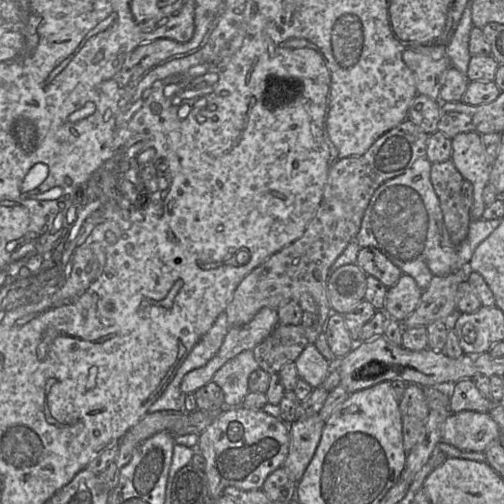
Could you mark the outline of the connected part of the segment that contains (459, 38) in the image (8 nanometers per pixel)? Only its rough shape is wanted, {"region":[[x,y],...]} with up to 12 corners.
{"region":[[467,5],[446,47],[451,67],[464,75],[473,27]]}

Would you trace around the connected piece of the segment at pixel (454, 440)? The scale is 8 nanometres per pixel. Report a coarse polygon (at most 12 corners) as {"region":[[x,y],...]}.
{"region":[[451,413],[442,442],[484,452],[498,440],[489,413]]}

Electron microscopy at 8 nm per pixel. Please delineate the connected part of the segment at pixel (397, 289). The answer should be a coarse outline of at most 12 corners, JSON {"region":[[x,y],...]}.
{"region":[[403,274],[388,288],[383,310],[402,322],[416,309],[422,293]]}

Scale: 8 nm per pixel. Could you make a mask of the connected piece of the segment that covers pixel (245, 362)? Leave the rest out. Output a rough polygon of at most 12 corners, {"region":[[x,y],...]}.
{"region":[[253,350],[227,361],[213,376],[224,404],[242,406],[249,375],[260,369]]}

